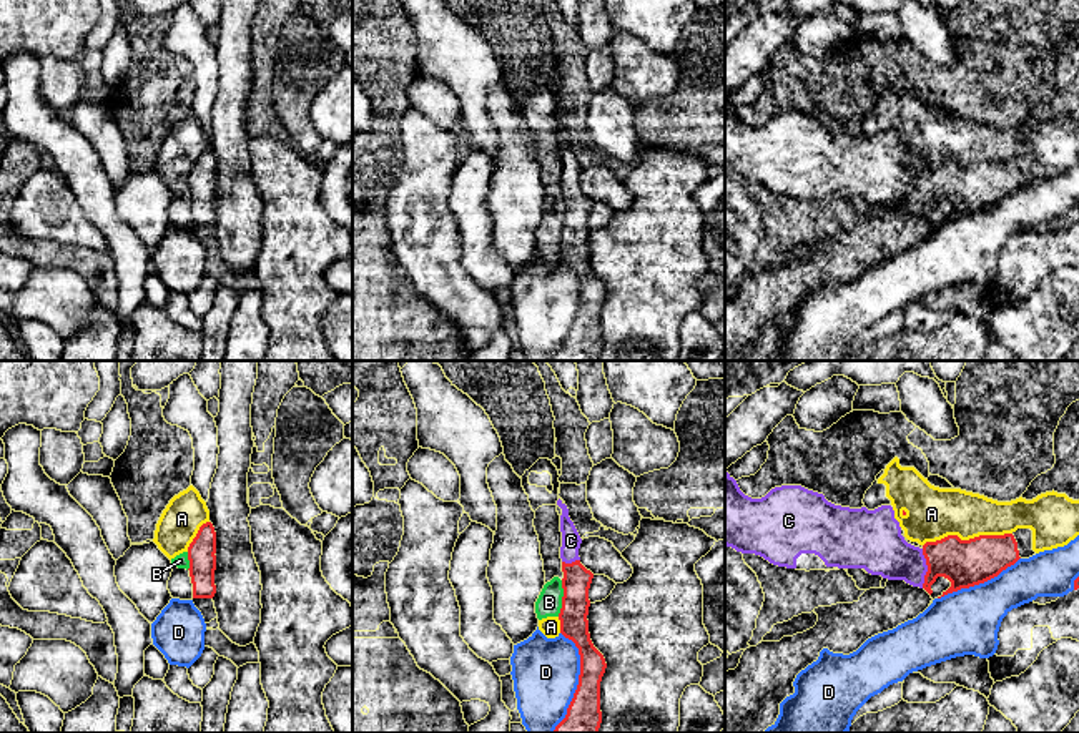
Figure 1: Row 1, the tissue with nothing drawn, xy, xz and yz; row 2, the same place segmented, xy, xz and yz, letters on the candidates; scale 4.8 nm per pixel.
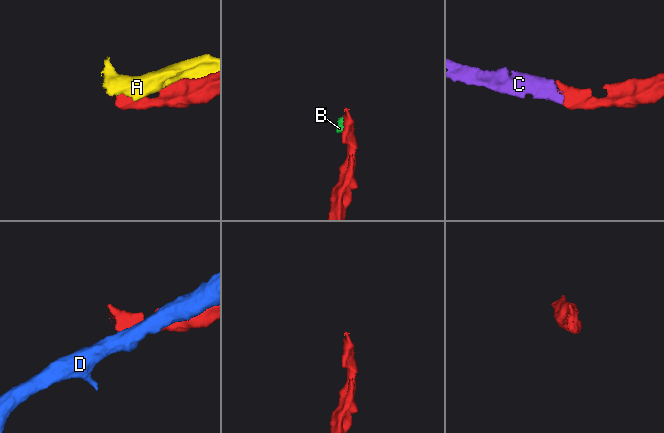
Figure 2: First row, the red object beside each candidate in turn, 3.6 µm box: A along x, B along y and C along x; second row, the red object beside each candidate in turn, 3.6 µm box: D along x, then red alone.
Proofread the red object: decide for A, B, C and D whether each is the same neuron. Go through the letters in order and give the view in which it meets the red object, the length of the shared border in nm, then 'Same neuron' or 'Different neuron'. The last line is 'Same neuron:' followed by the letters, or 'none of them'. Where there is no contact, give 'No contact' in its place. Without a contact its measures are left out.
A: Touches red in yz. Shared border 440 nm. Different neuron
B: Touches red in xz. Shared border 180 nm. Different neuron
C: Touches red in yz. Shared border 190 nm. Same neuron
D: Touches red in xz. Shared border 480 nm. Different neuron
Same neuron: C

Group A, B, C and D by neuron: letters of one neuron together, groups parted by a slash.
A B / C / D

